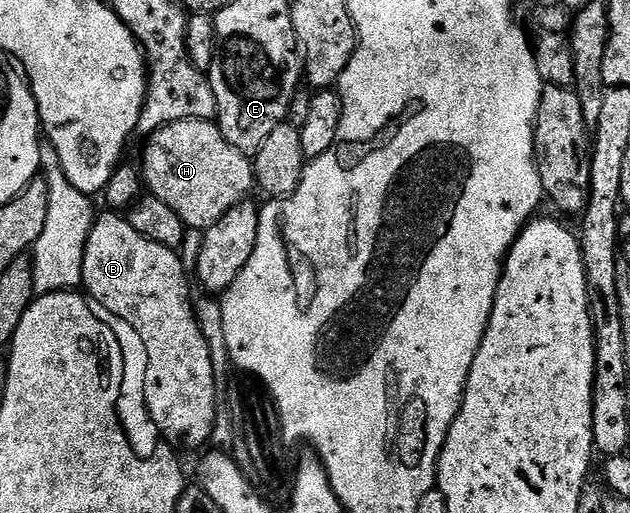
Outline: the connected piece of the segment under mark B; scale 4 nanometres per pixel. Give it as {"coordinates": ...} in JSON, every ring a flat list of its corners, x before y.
{"coordinates":[[97,216,93,220,84,248,83,292,109,318,117,317,118,320,132,325,133,331,140,336,140,341,144,344,144,357,148,360,148,366,144,369,144,405,148,408,148,417,156,424,157,431,169,441,165,442,172,447,181,445,184,449,203,450,203,445,208,445,212,440,218,396,208,338,201,322,200,325,196,322,192,305,188,302,188,281,184,278,184,265,175,248,138,232,125,218,124,221,120,218,123,216,112,216,116,217]]}

